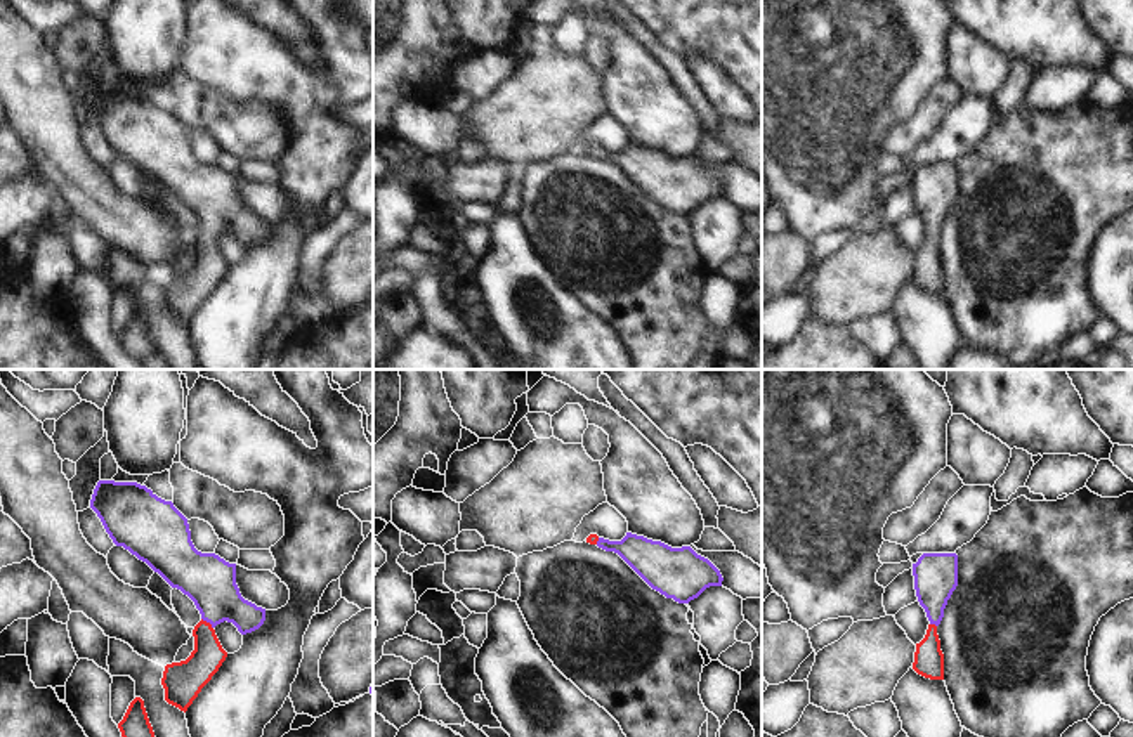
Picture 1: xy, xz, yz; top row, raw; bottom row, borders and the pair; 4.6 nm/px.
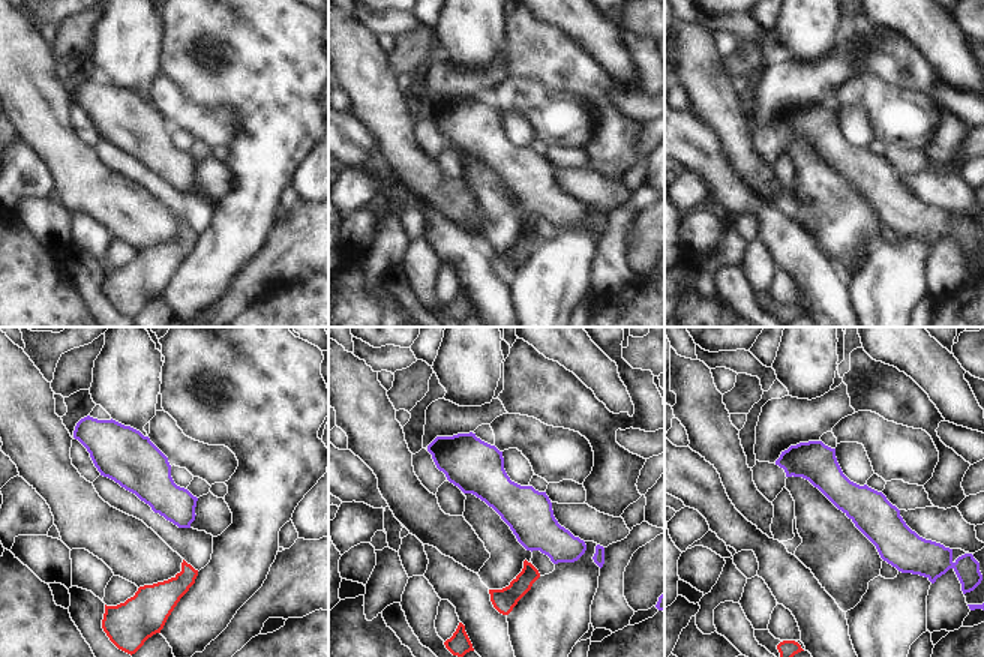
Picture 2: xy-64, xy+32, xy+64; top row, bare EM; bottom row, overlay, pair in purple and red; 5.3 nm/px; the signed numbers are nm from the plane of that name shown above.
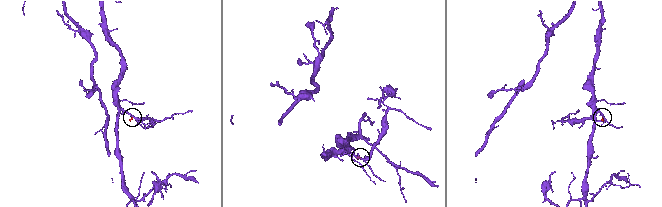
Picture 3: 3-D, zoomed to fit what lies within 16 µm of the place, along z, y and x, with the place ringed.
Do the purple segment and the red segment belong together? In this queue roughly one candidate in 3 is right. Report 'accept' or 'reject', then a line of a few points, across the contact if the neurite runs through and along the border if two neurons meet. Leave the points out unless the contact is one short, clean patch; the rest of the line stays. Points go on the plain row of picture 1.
accept; line xy (210, 193), (209, 233), (207, 269)

